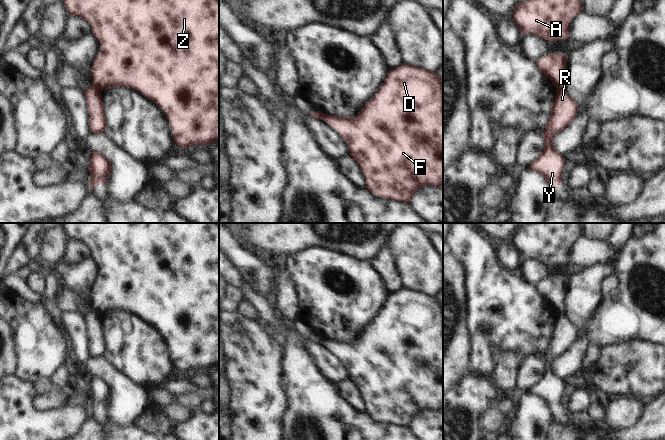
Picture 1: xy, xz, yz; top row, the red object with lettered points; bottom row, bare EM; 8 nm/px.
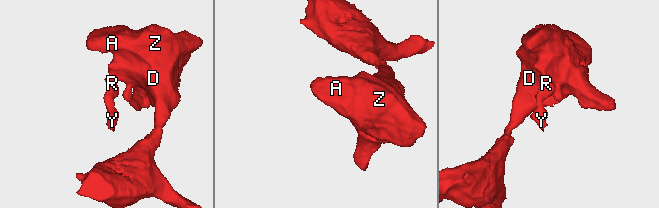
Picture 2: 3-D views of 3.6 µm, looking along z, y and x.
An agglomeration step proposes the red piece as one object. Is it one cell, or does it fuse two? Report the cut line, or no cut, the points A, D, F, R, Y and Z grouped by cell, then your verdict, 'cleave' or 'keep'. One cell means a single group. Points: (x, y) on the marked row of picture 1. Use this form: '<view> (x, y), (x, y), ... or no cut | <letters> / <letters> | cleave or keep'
xy (93, 85), (100, 90) | A D F Z / R Y | cleave

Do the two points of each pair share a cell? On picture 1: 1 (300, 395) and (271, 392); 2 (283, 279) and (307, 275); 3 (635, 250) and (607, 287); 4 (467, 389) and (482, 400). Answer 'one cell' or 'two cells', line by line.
1: two cells
2: two cells
3: two cells
4: one cell

